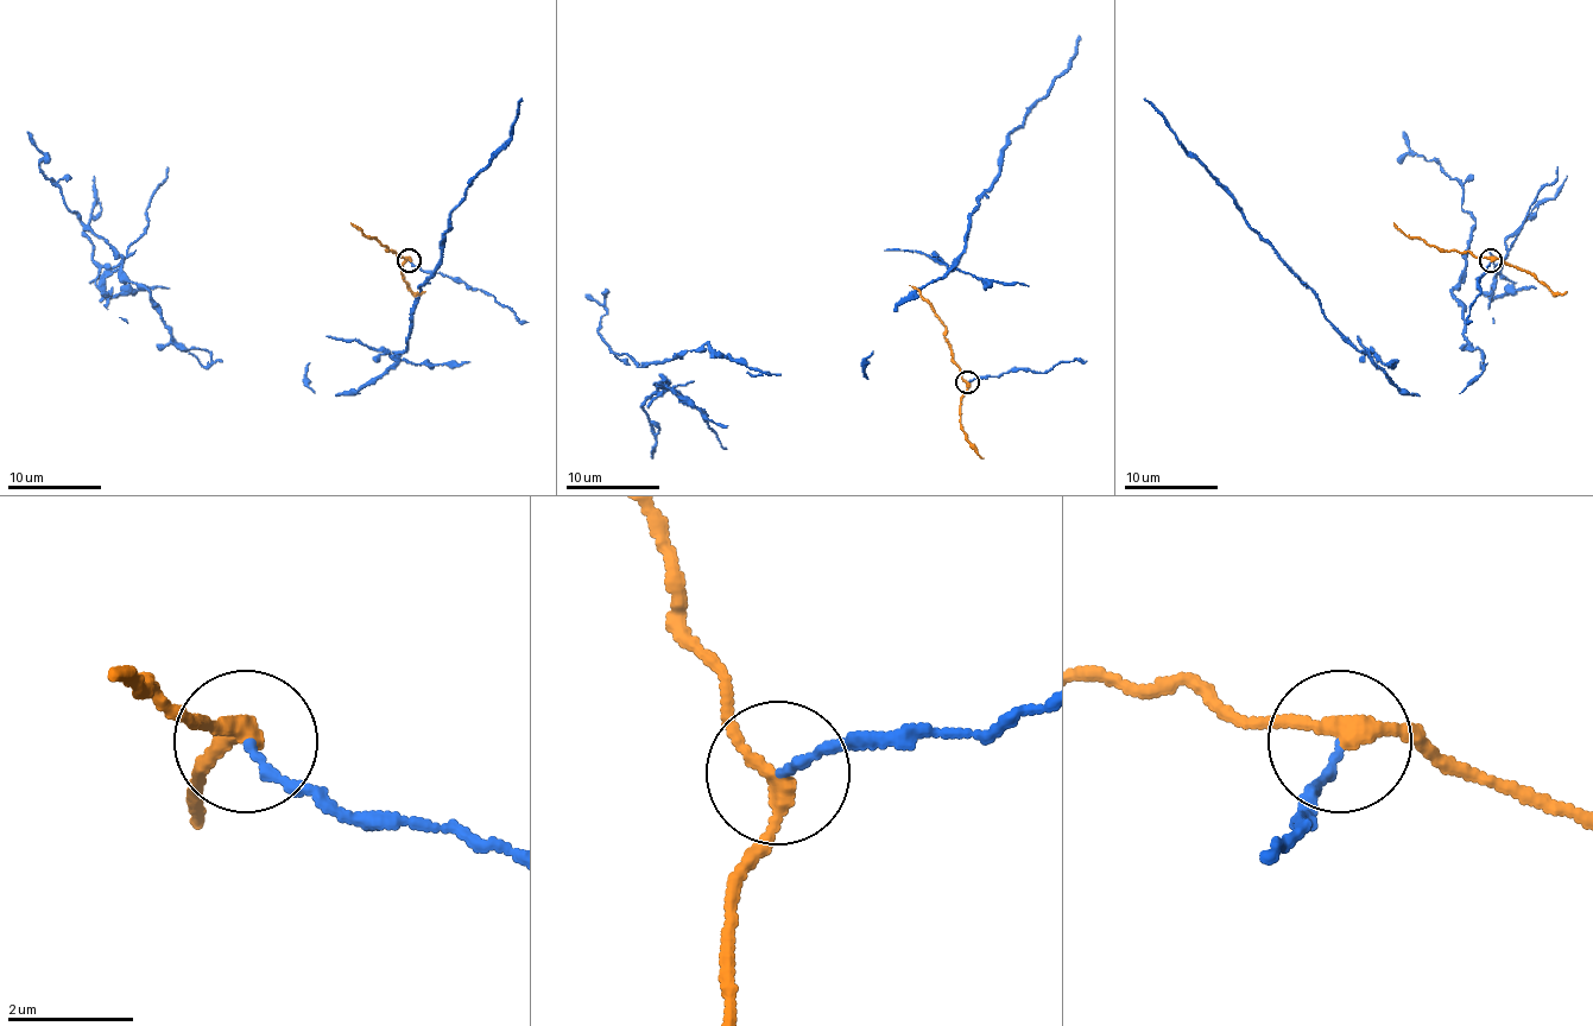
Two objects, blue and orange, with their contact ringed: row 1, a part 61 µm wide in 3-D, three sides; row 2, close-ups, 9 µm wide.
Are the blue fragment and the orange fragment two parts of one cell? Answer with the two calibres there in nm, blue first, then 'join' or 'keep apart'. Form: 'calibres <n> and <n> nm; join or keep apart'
calibres 130 and 240 nm; keep apart

